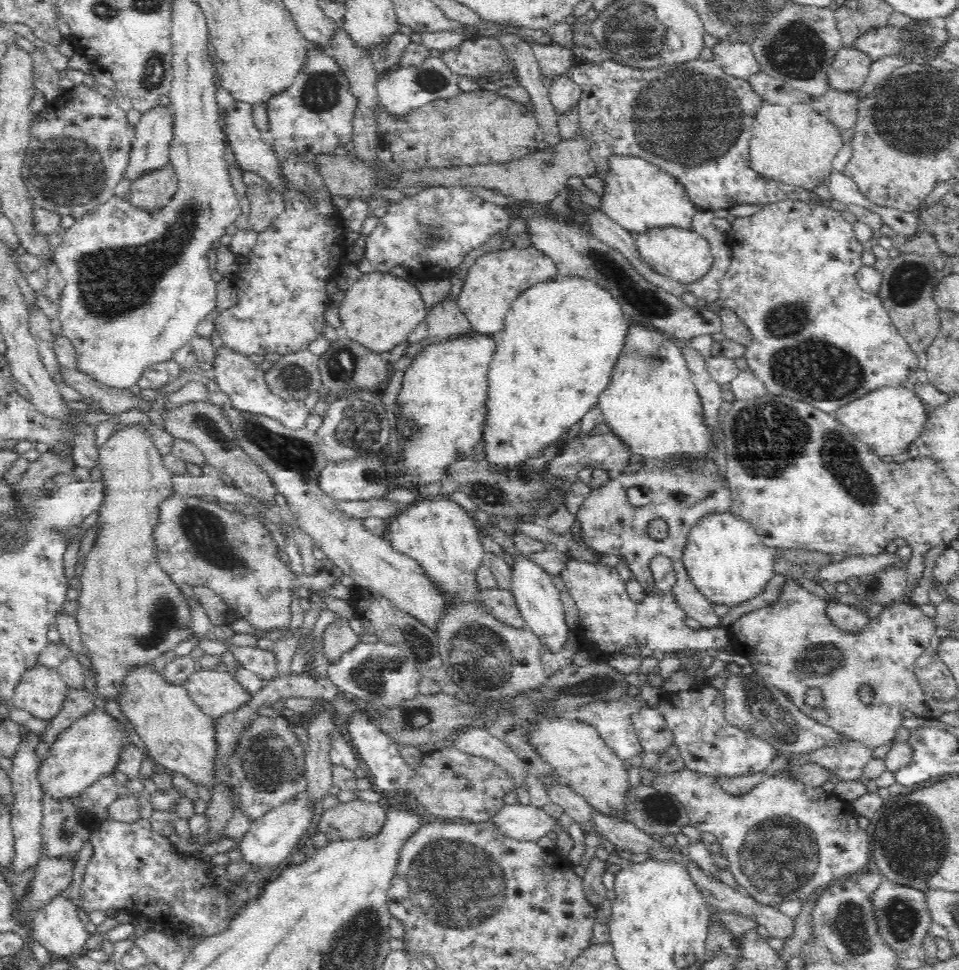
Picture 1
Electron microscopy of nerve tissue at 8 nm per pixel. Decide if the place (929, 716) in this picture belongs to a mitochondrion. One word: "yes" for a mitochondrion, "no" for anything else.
no

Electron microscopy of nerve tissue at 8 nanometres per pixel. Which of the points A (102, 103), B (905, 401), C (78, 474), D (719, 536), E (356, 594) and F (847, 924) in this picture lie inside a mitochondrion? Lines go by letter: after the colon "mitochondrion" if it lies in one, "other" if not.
A: other
B: other
C: other
D: other
E: other
F: mitochondrion

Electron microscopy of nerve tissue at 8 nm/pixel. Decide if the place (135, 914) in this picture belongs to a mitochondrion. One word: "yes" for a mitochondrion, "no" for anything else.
no

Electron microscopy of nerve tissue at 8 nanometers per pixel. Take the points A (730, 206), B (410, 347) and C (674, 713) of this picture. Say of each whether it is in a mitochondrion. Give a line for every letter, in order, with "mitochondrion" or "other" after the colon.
A: other
B: other
C: other

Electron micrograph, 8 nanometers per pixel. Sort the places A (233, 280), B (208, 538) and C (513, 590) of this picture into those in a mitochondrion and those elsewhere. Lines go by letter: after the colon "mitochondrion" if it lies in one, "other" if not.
A: other
B: mitochondrion
C: other

